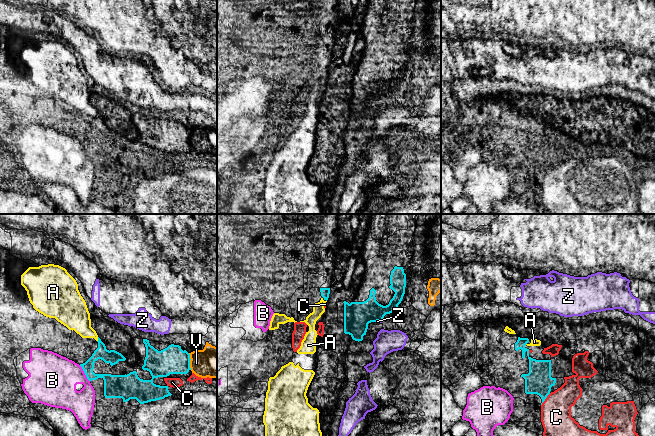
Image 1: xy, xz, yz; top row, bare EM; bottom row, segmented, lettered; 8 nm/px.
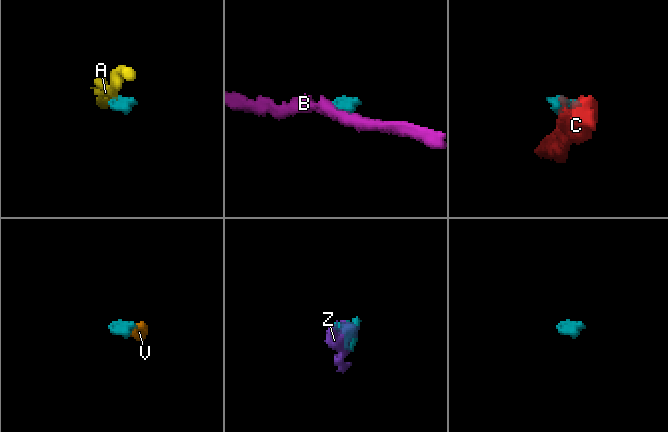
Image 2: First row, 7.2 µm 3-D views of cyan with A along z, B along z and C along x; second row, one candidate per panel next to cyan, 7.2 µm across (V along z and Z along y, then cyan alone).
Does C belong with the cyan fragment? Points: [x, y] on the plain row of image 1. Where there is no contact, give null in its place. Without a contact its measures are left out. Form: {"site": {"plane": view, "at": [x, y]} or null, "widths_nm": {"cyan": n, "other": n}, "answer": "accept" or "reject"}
{"site": {"plane": "yz", "at": [545, 174]}, "widths_nm": {"cyan": 220, "other": 240}, "answer": "reject"}

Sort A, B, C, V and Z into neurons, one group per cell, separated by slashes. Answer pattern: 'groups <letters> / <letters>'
groups A / B / C / V / Z

